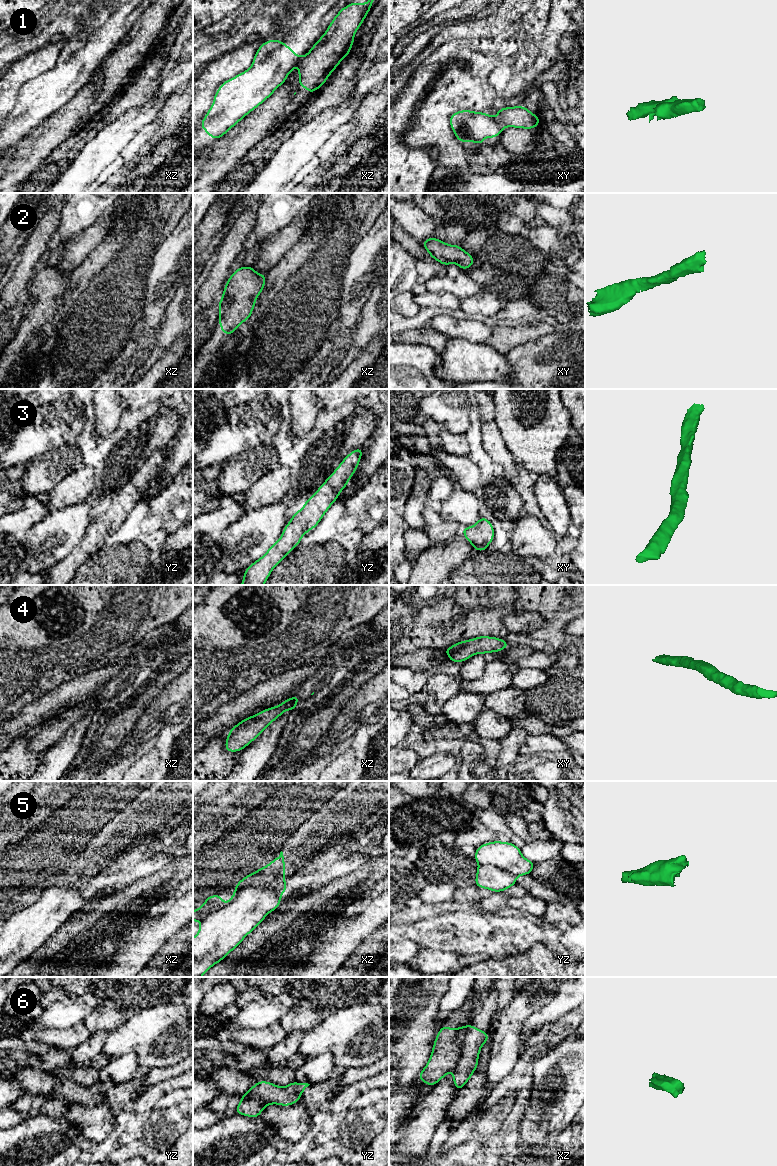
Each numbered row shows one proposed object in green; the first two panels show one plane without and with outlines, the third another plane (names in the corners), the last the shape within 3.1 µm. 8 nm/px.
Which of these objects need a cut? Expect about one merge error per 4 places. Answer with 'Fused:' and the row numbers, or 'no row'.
Fused: 1, 5, 6

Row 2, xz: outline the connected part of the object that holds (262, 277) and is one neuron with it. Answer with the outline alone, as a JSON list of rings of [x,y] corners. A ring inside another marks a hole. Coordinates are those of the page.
[[[241,266],[227,280],[219,301],[221,333],[232,335],[249,317],[258,295],[263,291],[267,274],[258,274],[252,266]]]

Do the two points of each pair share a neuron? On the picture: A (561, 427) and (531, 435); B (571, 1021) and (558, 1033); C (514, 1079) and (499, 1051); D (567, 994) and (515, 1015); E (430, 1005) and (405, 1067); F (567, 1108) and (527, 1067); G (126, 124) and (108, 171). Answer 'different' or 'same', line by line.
A: same
B: same
C: different
D: different
E: different
F: different
G: same

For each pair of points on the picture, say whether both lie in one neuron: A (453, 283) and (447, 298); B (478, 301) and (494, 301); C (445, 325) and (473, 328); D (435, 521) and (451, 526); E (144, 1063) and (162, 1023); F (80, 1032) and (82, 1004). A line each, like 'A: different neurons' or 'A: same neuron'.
A: different neurons
B: same neuron
C: same neuron
D: same neuron
E: same neuron
F: different neurons

